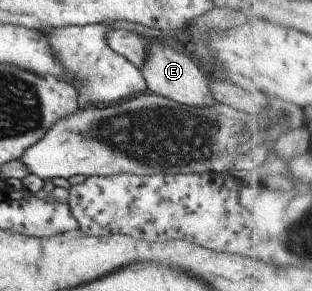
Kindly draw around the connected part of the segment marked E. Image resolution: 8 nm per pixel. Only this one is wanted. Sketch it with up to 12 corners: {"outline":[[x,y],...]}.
{"outline":[[148,47],[146,89],[187,107],[215,103],[186,50]]}

